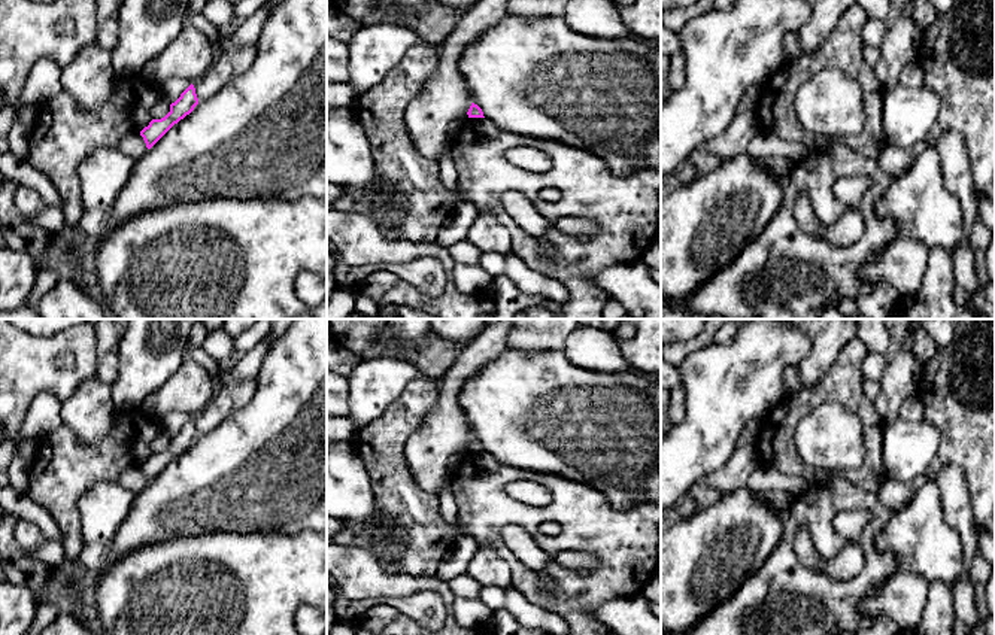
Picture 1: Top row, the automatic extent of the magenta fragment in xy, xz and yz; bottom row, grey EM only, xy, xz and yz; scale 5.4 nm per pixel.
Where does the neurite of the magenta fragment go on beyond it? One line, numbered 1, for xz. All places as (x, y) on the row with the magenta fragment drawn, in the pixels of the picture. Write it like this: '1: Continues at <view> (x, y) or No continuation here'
1: No continuation here

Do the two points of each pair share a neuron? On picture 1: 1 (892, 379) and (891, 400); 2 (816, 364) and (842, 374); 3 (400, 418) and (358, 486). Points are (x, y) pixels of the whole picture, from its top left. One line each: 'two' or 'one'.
1: one
2: two
3: two

